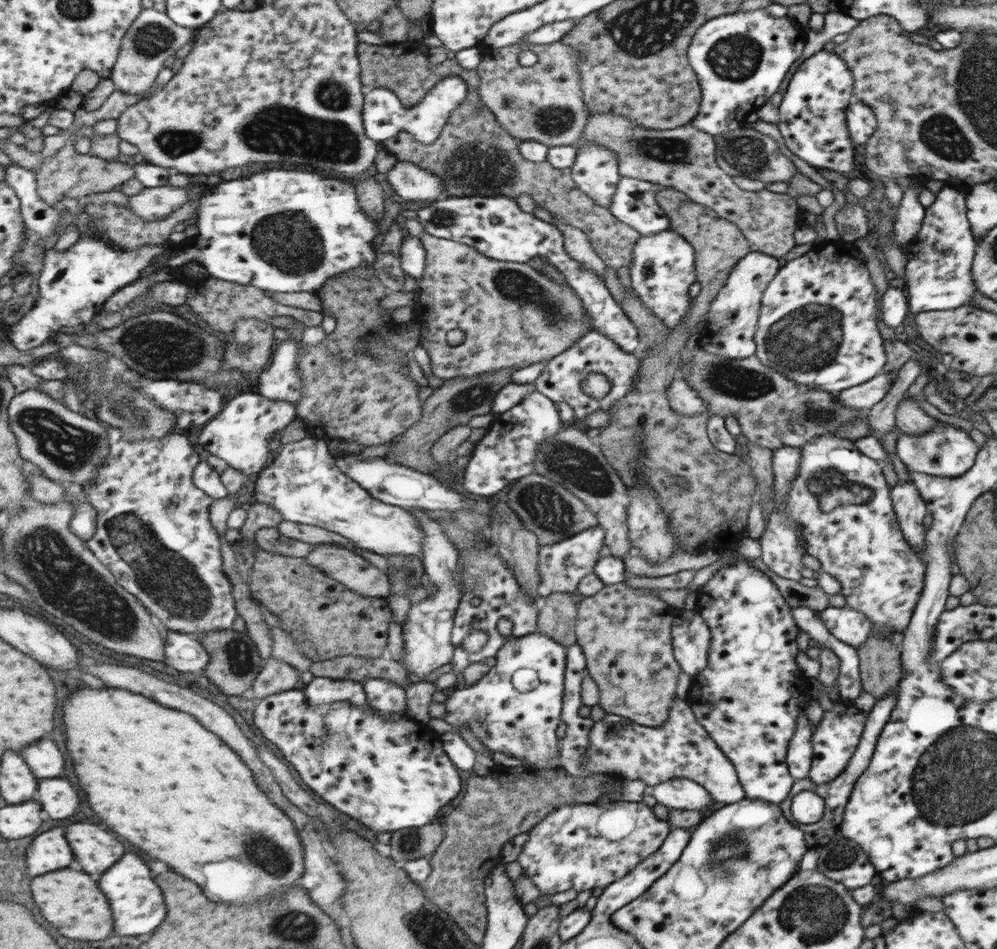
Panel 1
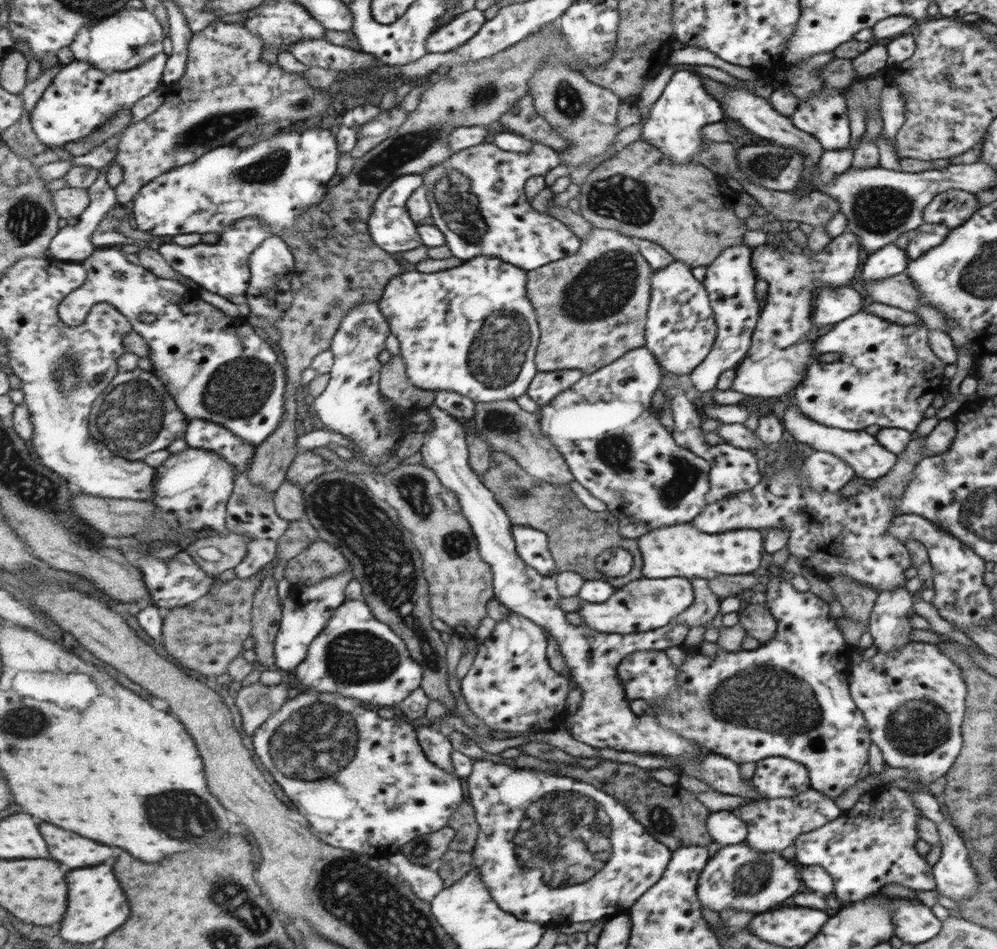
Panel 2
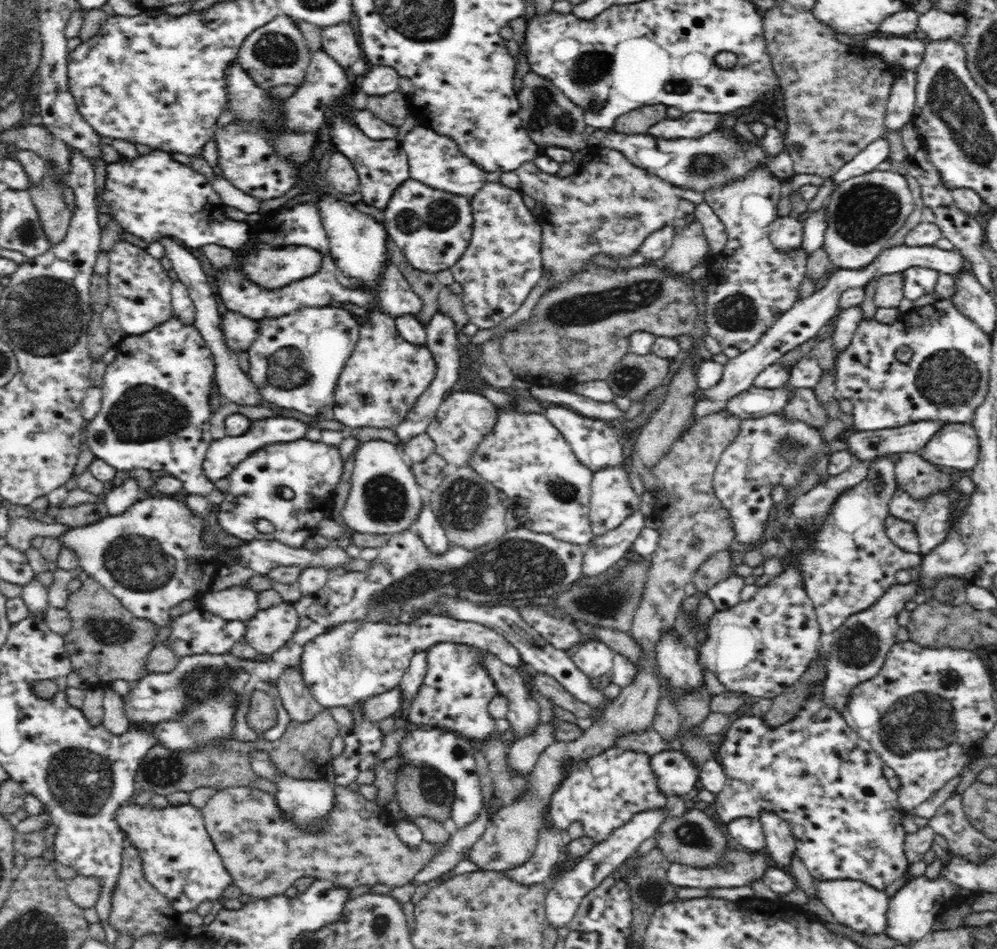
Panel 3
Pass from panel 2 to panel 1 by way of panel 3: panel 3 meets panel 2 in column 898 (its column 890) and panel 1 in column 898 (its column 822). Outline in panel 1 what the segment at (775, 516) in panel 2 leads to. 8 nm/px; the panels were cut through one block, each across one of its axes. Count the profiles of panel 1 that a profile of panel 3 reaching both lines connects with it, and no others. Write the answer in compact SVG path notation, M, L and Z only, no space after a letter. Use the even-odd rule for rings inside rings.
M835 433L820 435L800 449L802 462L787 496L787 512L803 525L802 544L807 554L820 561L820 571L841 582L840 594L846 599L845 607L867 614L876 628L896 629L896 633L902 635L914 618L922 588L925 588L924 564L903 535L882 468L872 457L861 453L855 441Z

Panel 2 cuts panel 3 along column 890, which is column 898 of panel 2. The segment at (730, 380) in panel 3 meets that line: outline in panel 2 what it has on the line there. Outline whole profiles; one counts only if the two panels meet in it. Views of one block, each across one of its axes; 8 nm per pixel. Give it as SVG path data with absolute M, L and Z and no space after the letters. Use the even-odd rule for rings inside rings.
M890 244L882 251L869 253L861 272L864 281L888 278L907 270L906 254L897 245Z

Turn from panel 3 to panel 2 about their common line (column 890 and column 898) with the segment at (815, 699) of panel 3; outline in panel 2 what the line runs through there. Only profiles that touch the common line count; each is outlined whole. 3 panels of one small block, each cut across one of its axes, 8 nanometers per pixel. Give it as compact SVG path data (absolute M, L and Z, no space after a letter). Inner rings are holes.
M884 784L879 788L869 790L865 792L857 801L857 803L848 811L842 812L838 819L833 820L831 823L824 825L823 827L817 828L815 831L810 831L800 835L796 838L794 842L794 852L795 859L800 864L804 864L804 866L812 866L812 865L820 865L828 875L832 877L832 881L834 883L835 889L833 890L834 894L843 901L845 904L852 903L854 901L862 901L870 896L874 896L874 894L880 892L880 888L883 885L888 884L890 882L896 882L896 884L901 884L911 888L913 891L915 890L935 890L937 888L937 884L935 883L935 874L934 874L934 866L930 865L924 855L918 854L916 852L914 843L918 838L918 833L916 830L917 820L923 816L923 812L919 809L918 805L915 804L914 796L908 790L898 789L897 787L892 787L890 784Z

